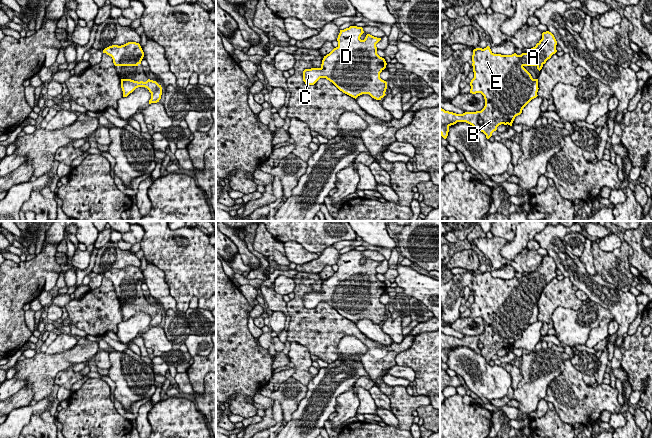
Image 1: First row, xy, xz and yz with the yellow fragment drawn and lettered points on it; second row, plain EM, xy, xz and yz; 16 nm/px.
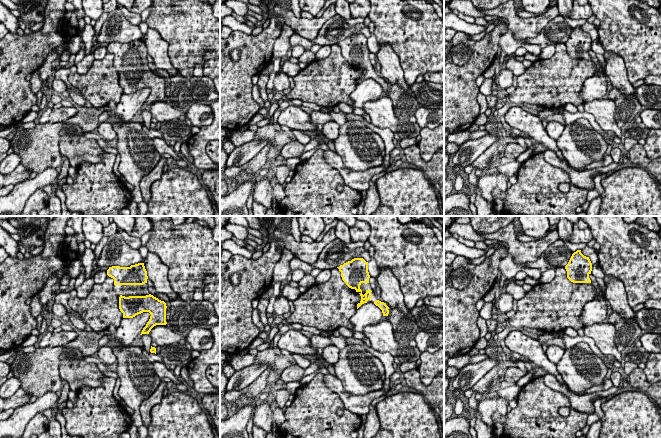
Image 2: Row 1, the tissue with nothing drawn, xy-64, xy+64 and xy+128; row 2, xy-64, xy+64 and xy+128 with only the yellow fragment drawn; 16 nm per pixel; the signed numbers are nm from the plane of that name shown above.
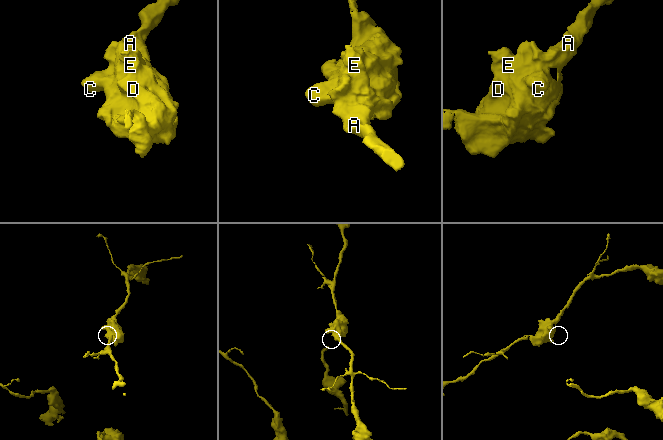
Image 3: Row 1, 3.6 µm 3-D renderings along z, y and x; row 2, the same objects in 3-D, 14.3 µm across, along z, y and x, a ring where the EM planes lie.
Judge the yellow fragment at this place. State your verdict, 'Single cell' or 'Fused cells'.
Single cell

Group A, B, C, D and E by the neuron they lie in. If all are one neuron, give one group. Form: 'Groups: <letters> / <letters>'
Groups: A B C D E

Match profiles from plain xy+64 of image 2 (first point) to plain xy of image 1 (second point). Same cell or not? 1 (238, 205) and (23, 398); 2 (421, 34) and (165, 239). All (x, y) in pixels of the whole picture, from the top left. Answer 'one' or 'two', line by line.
1: two
2: one

